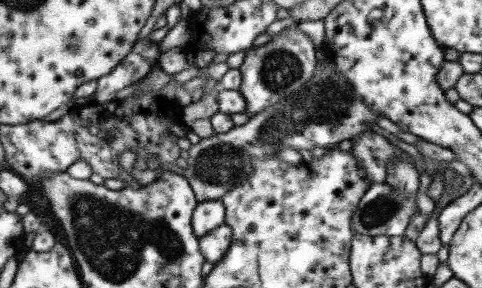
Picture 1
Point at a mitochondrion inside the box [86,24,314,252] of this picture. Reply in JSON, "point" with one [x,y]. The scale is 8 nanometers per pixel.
{"point":[281,70]}

